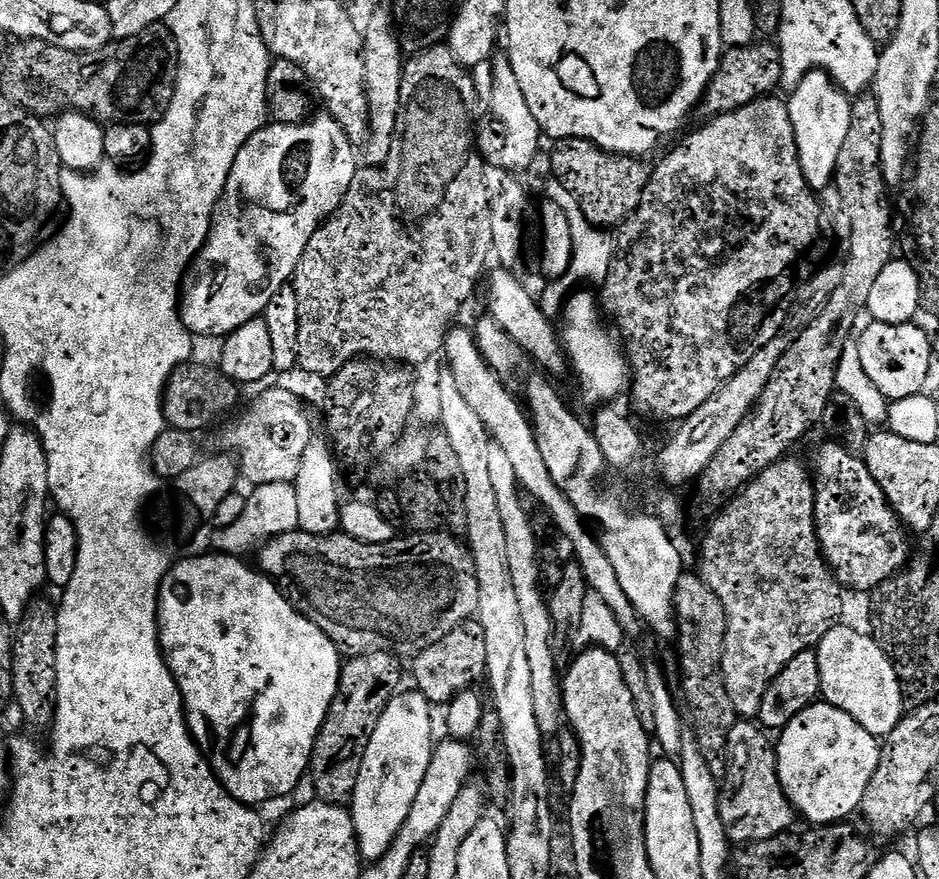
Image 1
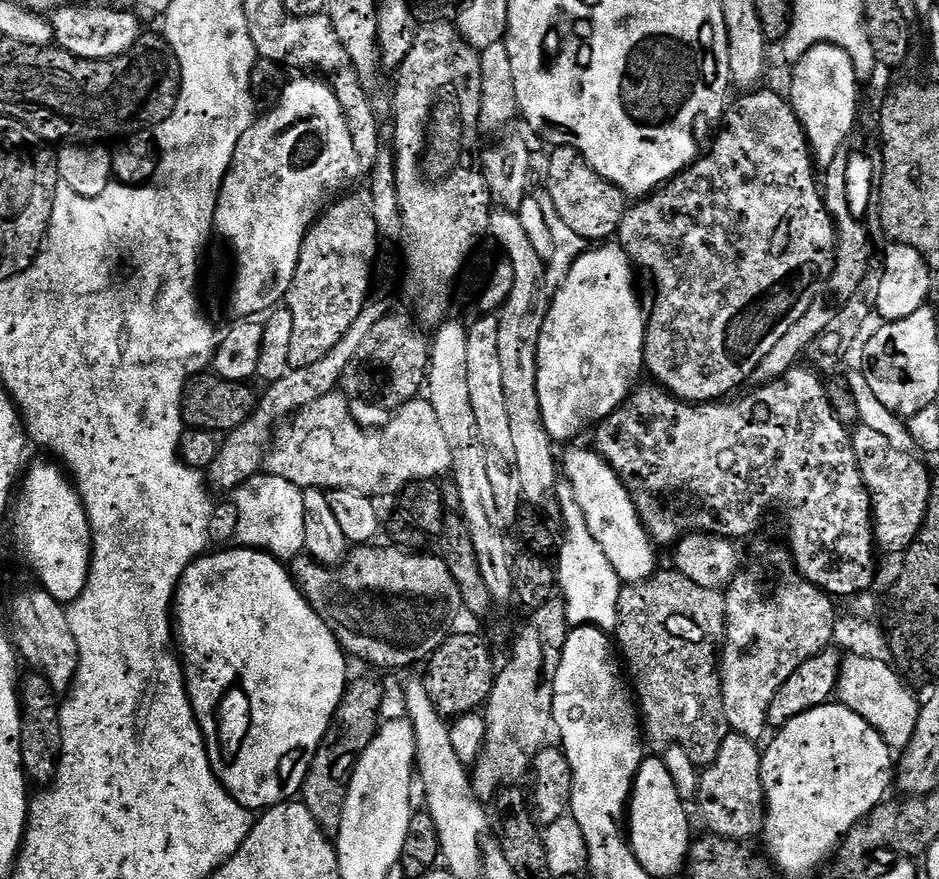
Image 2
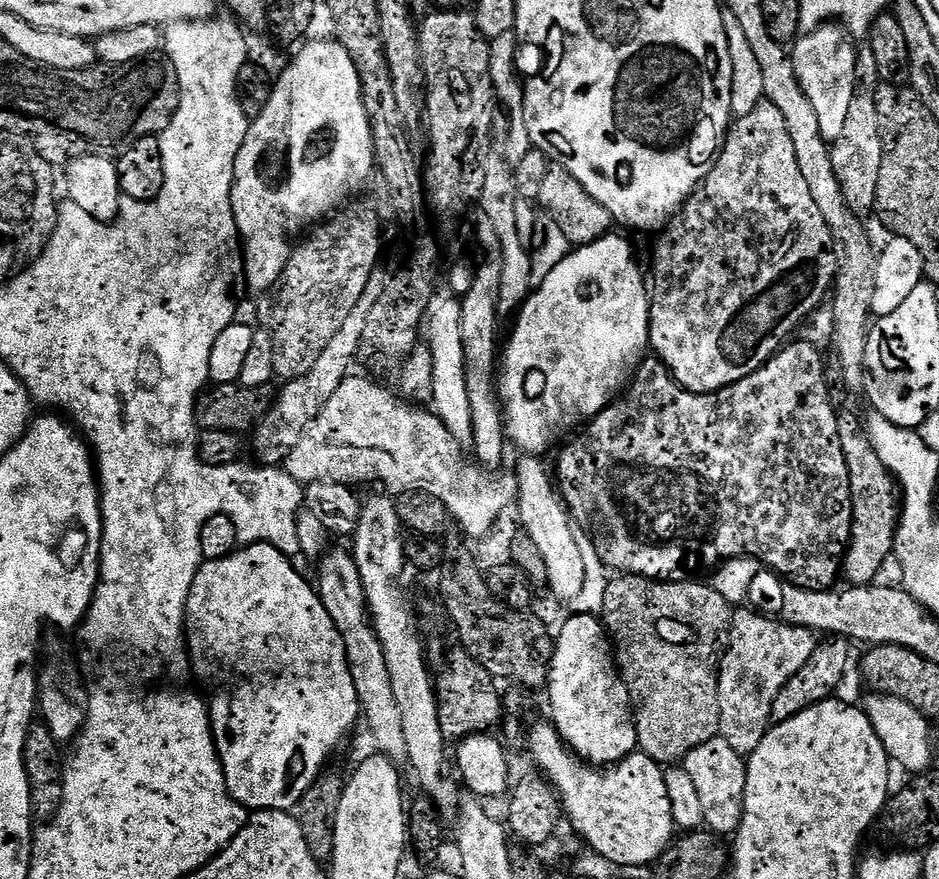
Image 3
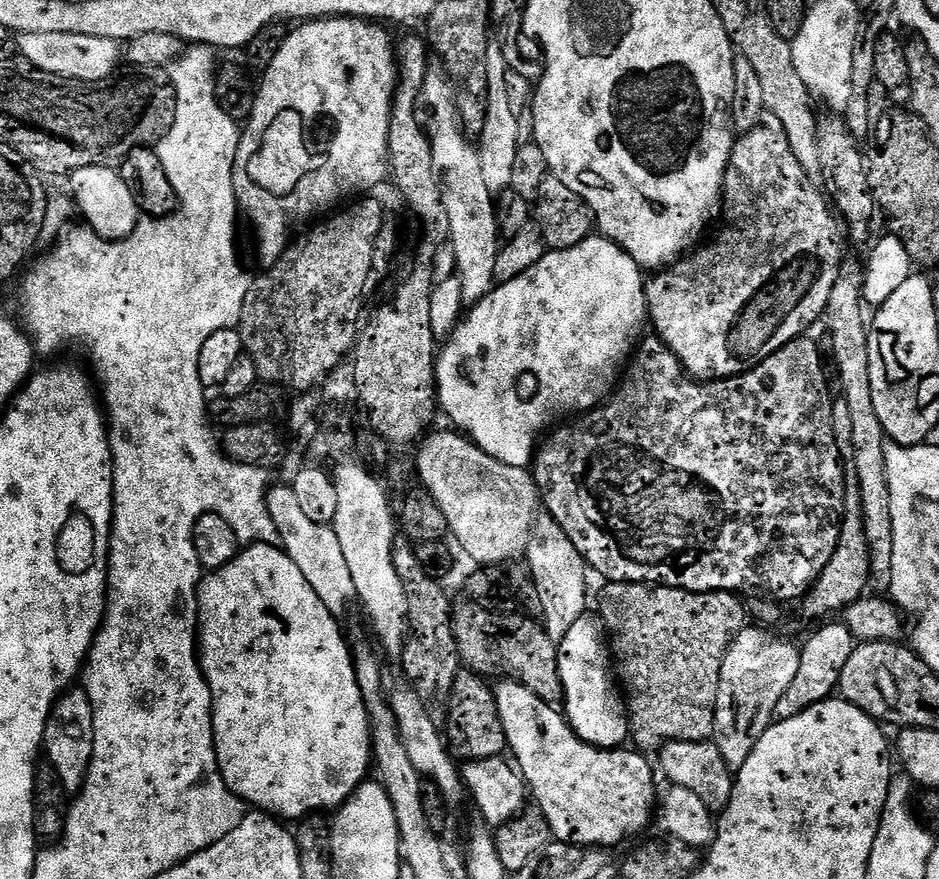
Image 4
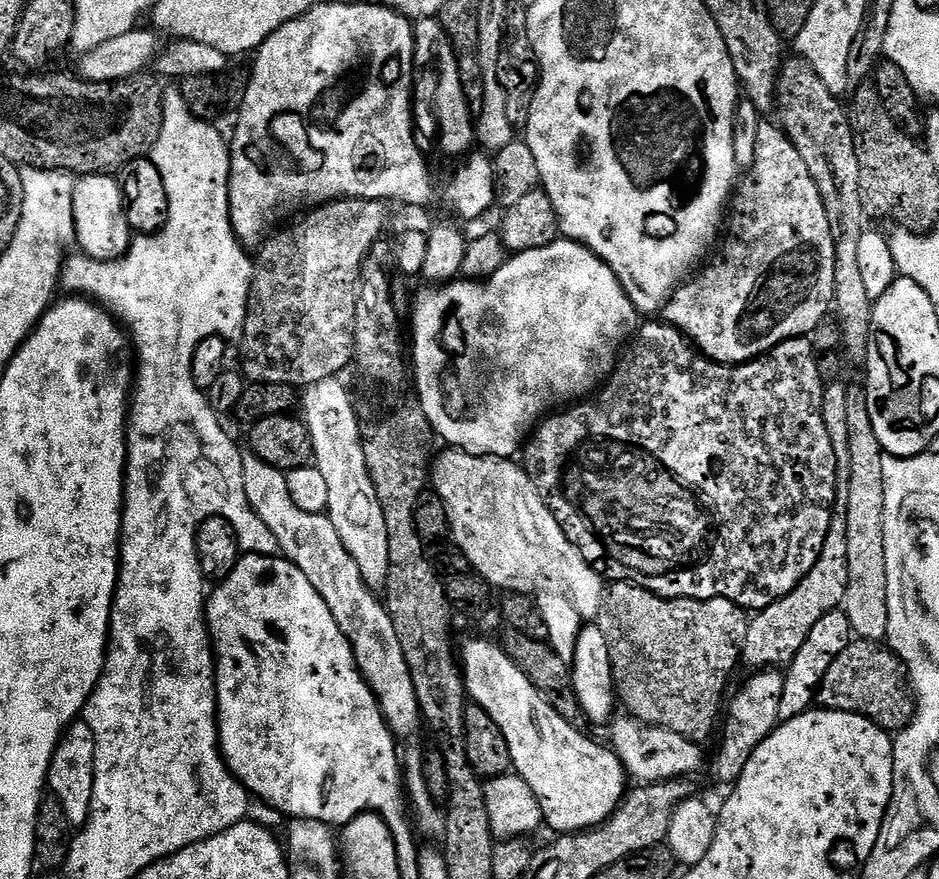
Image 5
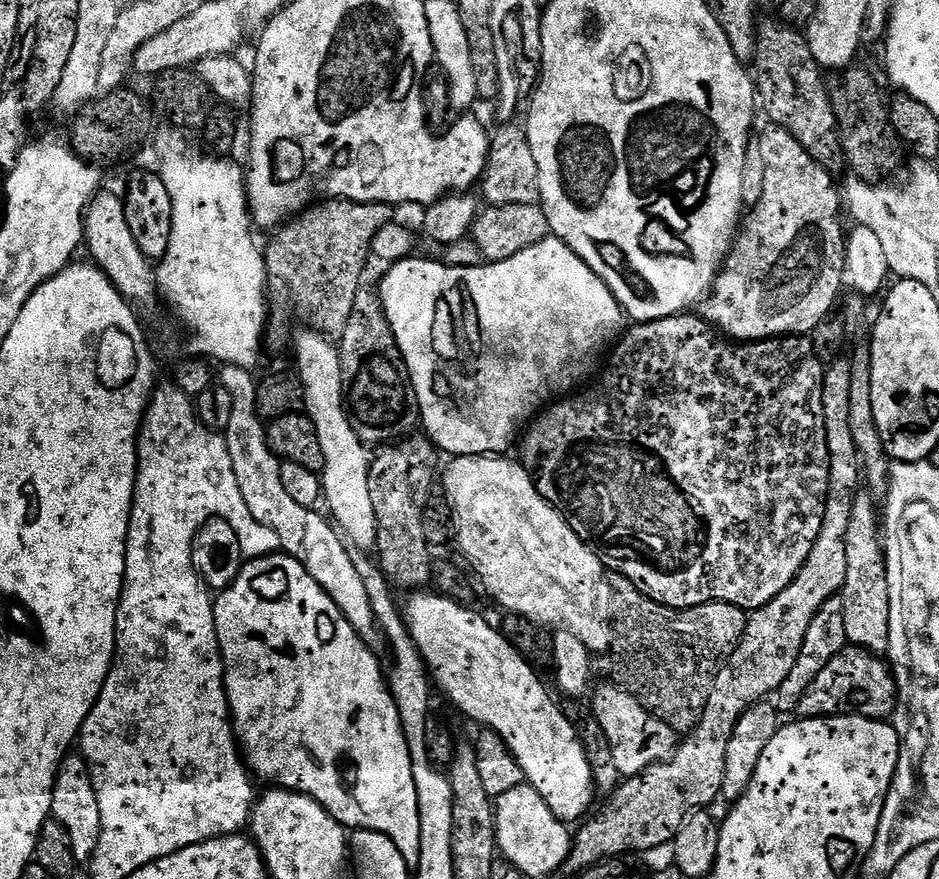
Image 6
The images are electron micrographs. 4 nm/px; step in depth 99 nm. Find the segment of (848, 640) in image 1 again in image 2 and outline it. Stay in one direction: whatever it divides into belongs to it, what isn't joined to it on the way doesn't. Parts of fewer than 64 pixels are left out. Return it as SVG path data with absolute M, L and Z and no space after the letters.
M848 654L843 657L840 665L840 677L836 683L836 696L839 703L845 704L850 710L854 710L854 714L858 714L870 727L878 730L878 734L888 744L888 747L893 750L902 750L910 742L920 717L921 705L921 701L919 699L915 700L912 697L911 690L900 681L899 675L901 676L901 673L891 663Z

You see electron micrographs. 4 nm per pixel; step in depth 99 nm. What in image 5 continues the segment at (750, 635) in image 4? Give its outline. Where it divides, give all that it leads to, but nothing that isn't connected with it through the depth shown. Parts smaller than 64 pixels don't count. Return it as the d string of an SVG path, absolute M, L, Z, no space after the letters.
M756 670L751 675L752 677L737 690L736 697L727 701L726 715L722 720L724 737L720 740L720 753L716 756L716 776L725 786L731 786L739 780L756 747L778 727L780 720L778 702L782 698L784 672Z

